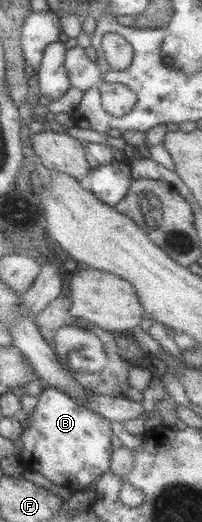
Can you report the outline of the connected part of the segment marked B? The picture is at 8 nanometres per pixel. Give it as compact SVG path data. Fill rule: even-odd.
M44 386L34 411L27 417L29 426L20 437L21 463L49 481L67 487L71 493L94 489L112 466L111 421L87 408L69 393Z

